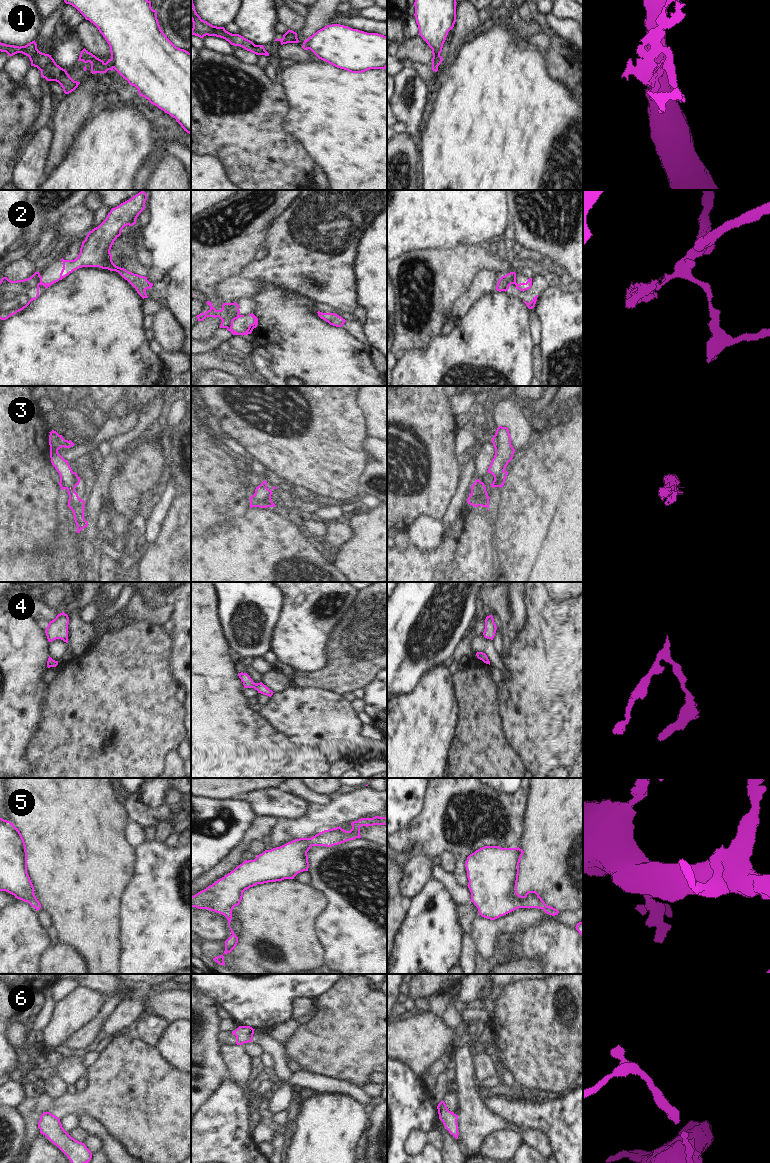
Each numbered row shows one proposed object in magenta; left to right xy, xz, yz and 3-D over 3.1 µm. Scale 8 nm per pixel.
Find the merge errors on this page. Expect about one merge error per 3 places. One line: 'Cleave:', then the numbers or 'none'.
Cleave: 1, 2

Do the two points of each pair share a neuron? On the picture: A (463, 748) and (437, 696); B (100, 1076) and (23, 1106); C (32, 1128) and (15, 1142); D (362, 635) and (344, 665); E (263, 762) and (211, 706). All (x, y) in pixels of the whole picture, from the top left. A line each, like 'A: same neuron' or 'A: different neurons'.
A: different neurons
B: same neuron
C: different neurons
D: same neuron
E: same neuron

